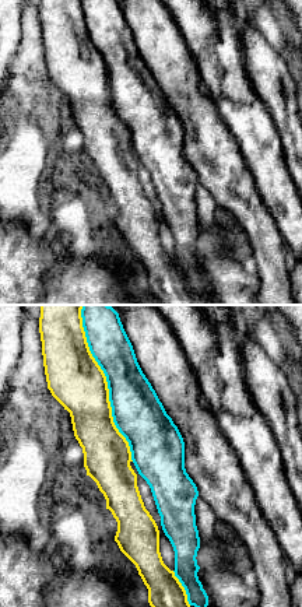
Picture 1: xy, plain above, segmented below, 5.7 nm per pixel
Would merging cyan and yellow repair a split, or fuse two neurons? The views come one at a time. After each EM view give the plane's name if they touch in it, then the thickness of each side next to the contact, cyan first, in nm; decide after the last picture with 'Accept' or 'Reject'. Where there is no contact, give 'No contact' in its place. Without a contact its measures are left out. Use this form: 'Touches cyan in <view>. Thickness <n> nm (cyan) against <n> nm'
Touches cyan in xy. Thickness 300 nm (cyan) against 320 nm

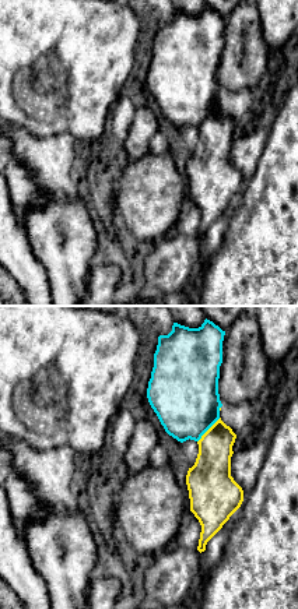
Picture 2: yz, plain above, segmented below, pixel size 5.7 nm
Touches cyan in yz. Thickness 400 nm (cyan) against 220 nm

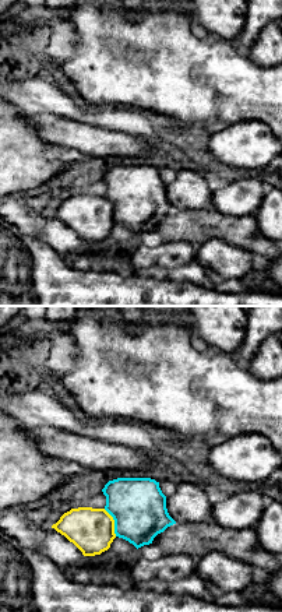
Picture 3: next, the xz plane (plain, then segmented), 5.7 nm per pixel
Touches cyan in xz. Thickness 320 nm (cyan) against 260 nm

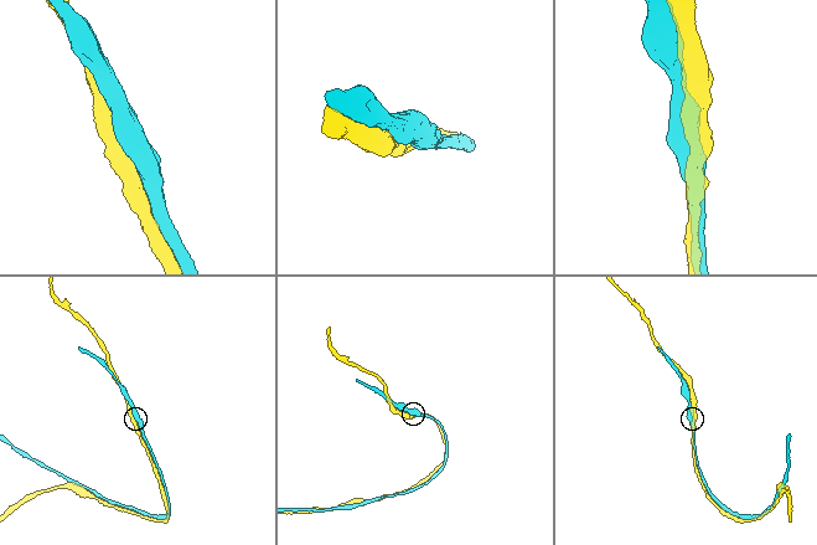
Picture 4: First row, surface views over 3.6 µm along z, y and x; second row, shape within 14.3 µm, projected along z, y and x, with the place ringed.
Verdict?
Reject

